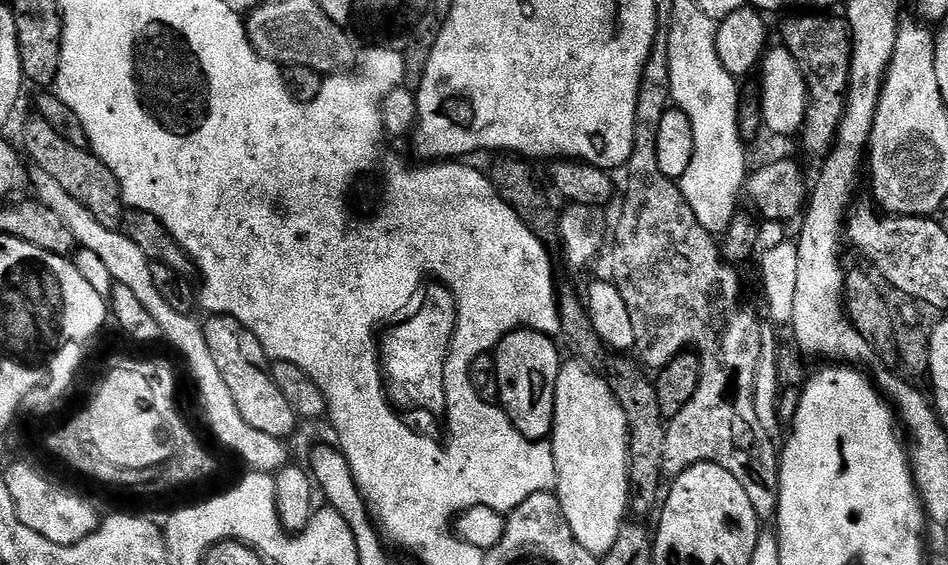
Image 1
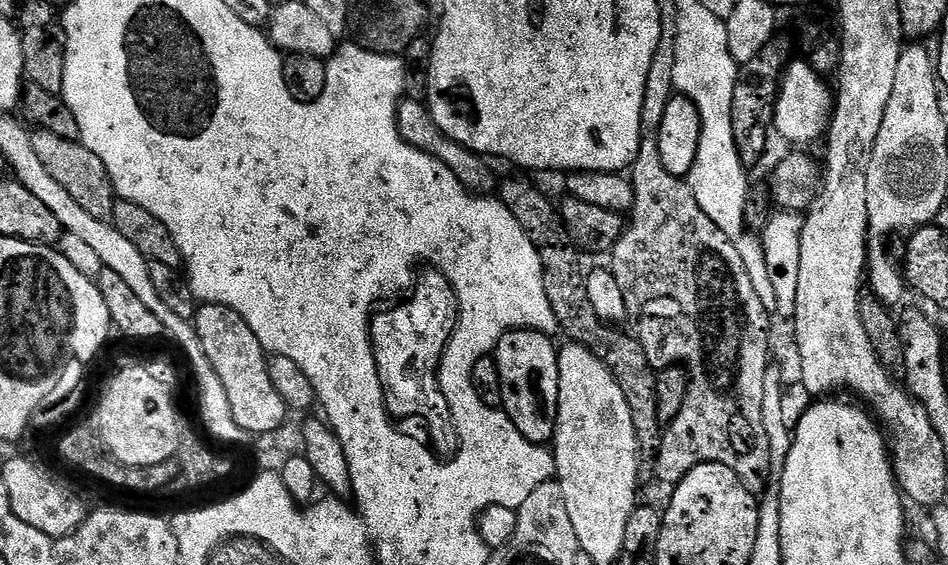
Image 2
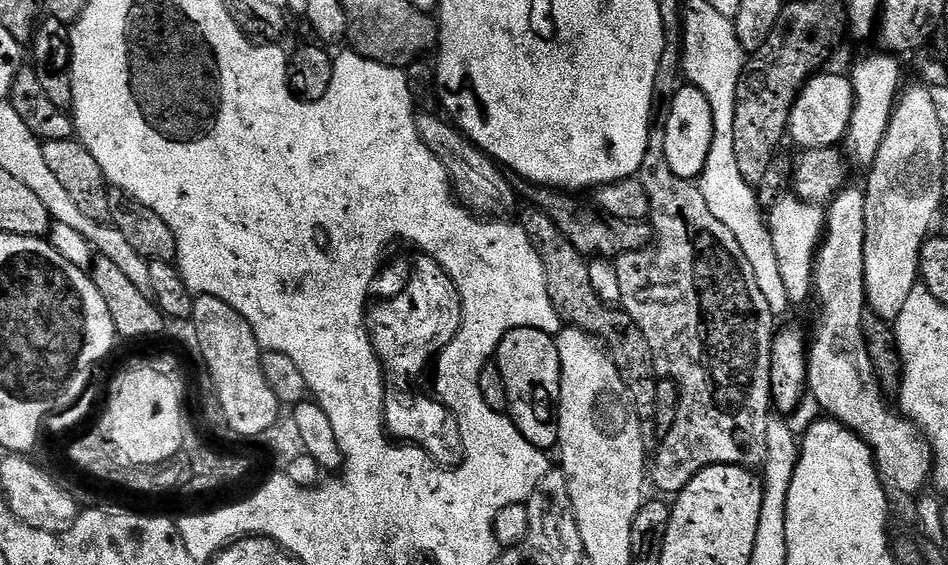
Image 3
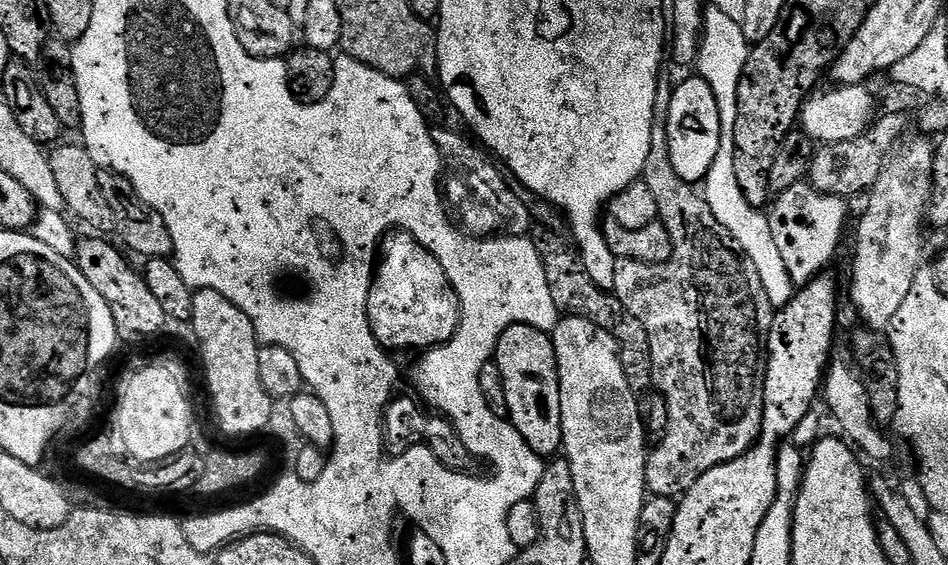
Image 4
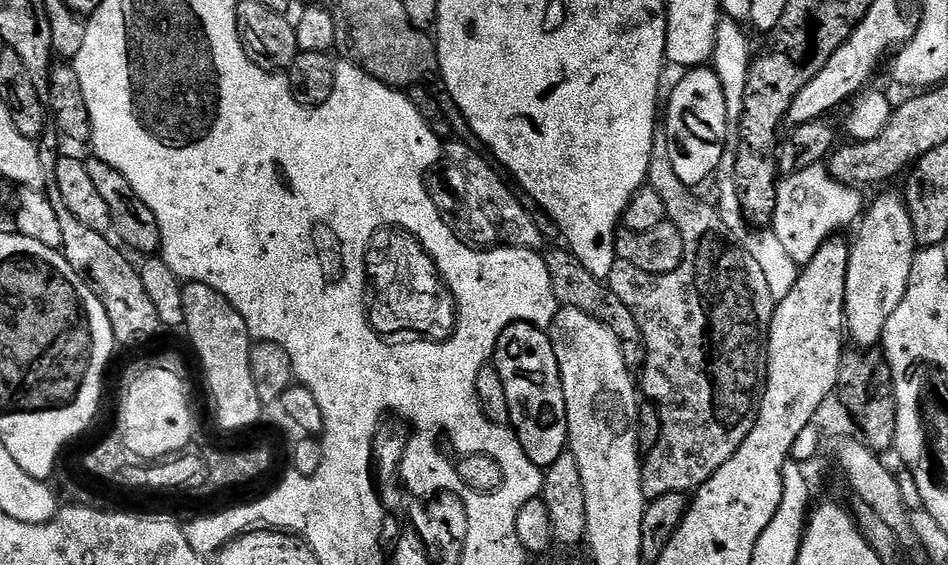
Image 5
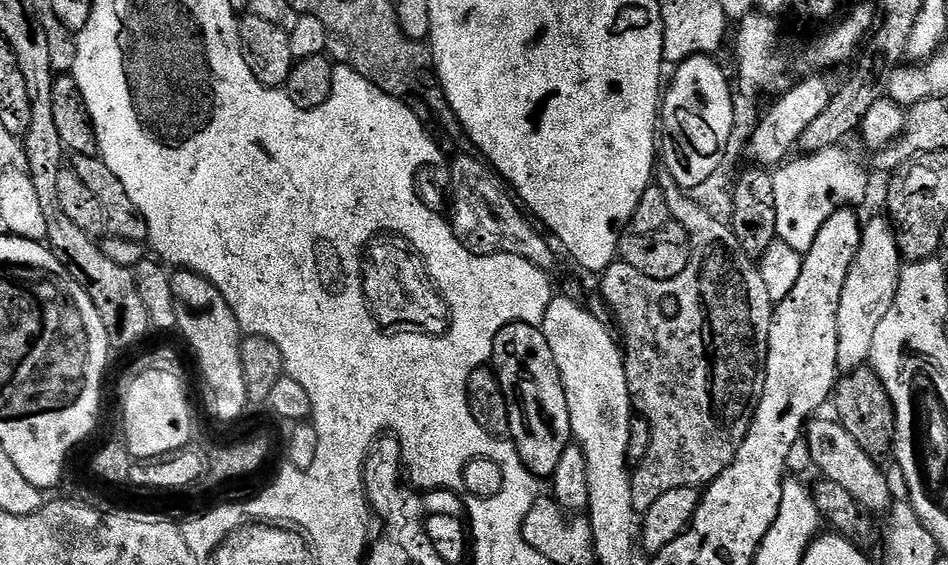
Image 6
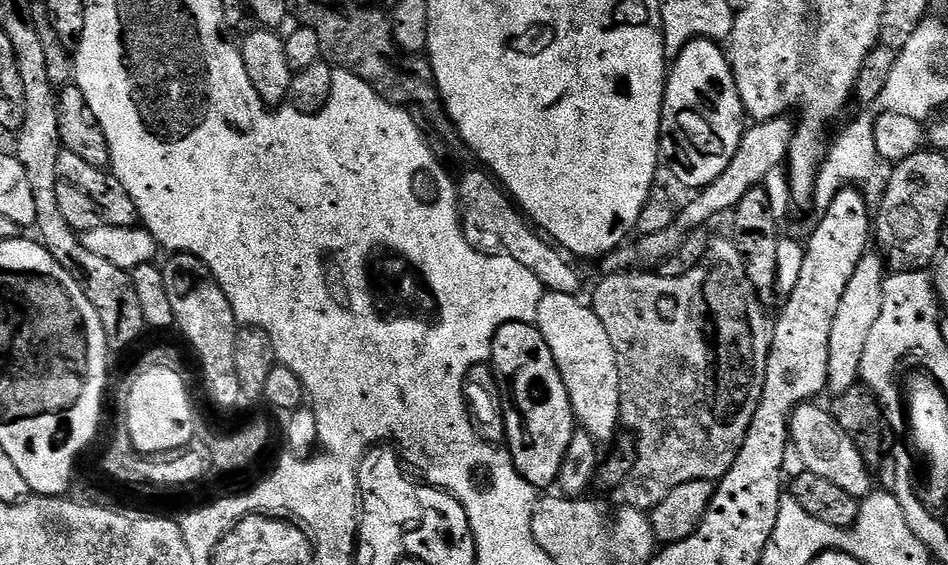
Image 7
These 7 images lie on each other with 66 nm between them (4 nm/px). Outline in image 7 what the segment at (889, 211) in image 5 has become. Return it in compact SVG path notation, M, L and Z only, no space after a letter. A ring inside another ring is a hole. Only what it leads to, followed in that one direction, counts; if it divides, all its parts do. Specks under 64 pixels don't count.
M869 250L858 262L858 270L854 270L854 278L850 278L846 286L846 294L842 294L842 303L838 306L838 314L834 314L834 326L830 326L830 366L828 367L827 391L839 394L850 390L860 380L862 354L866 354L866 342L870 338L870 330L874 330L874 322L882 314L884 301L884 282L886 265L879 251Z

